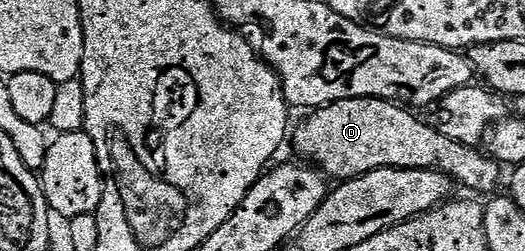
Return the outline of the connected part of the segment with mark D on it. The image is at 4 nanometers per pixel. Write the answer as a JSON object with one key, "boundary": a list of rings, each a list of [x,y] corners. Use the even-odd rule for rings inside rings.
{"boundary":[[[352,98],[339,100],[329,106],[314,109],[313,114],[297,130],[297,150],[302,159],[308,160],[322,174],[333,180],[358,178],[379,168],[399,168],[400,170],[438,170],[446,174],[460,187],[466,186],[477,194],[489,196],[501,182],[503,167],[484,149],[468,146],[459,140],[451,140],[451,136],[443,136],[436,125],[428,126],[421,118],[416,118],[412,109],[384,98]]]}

